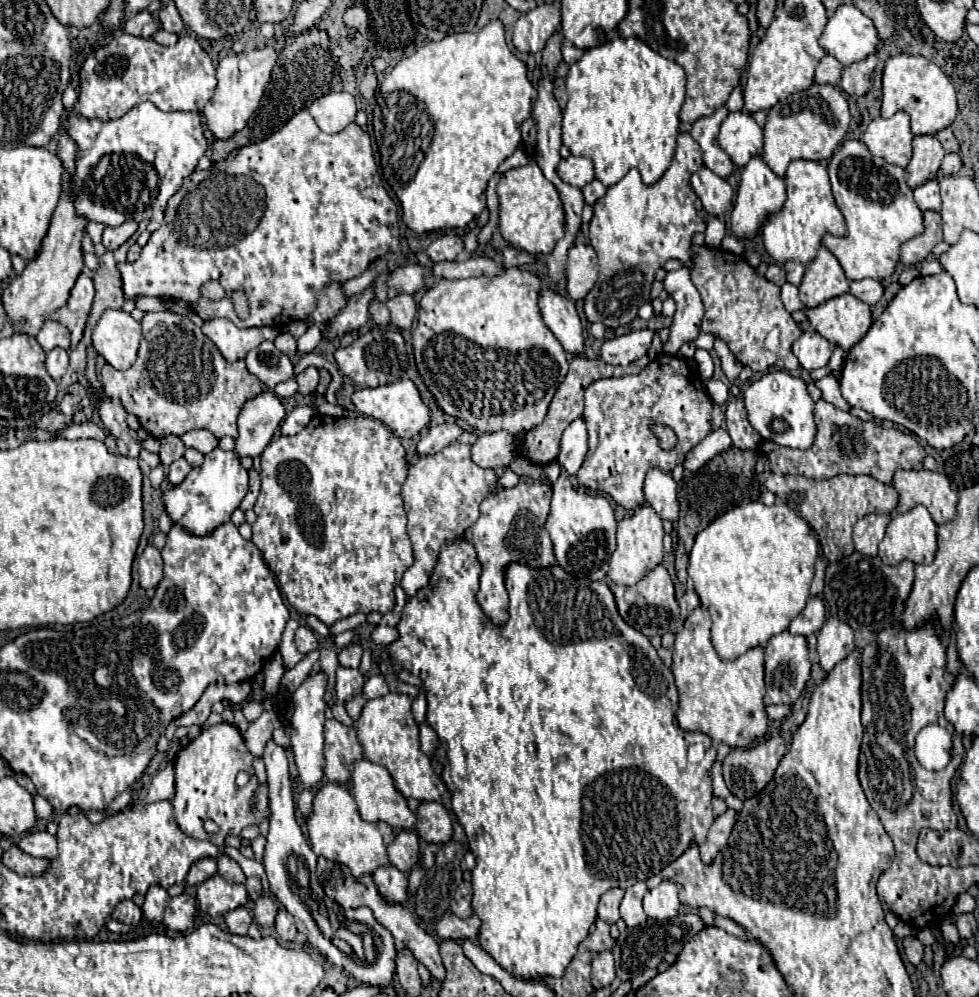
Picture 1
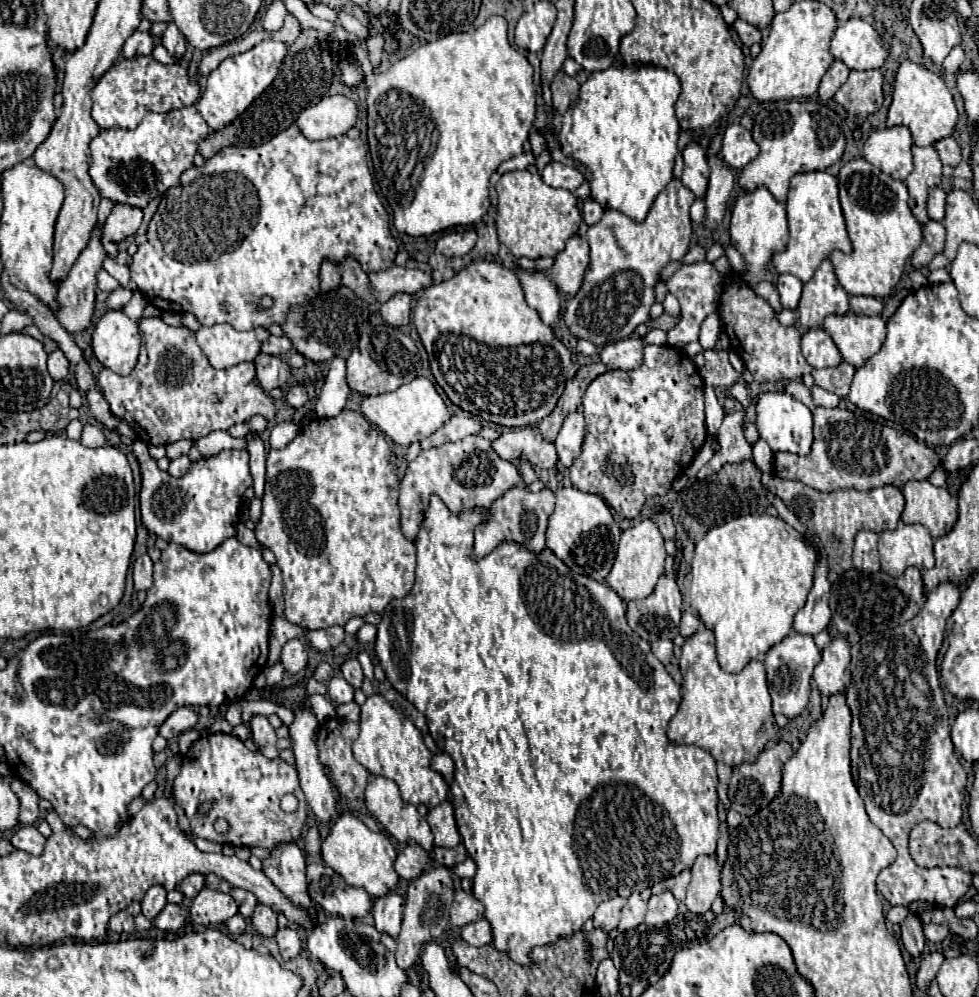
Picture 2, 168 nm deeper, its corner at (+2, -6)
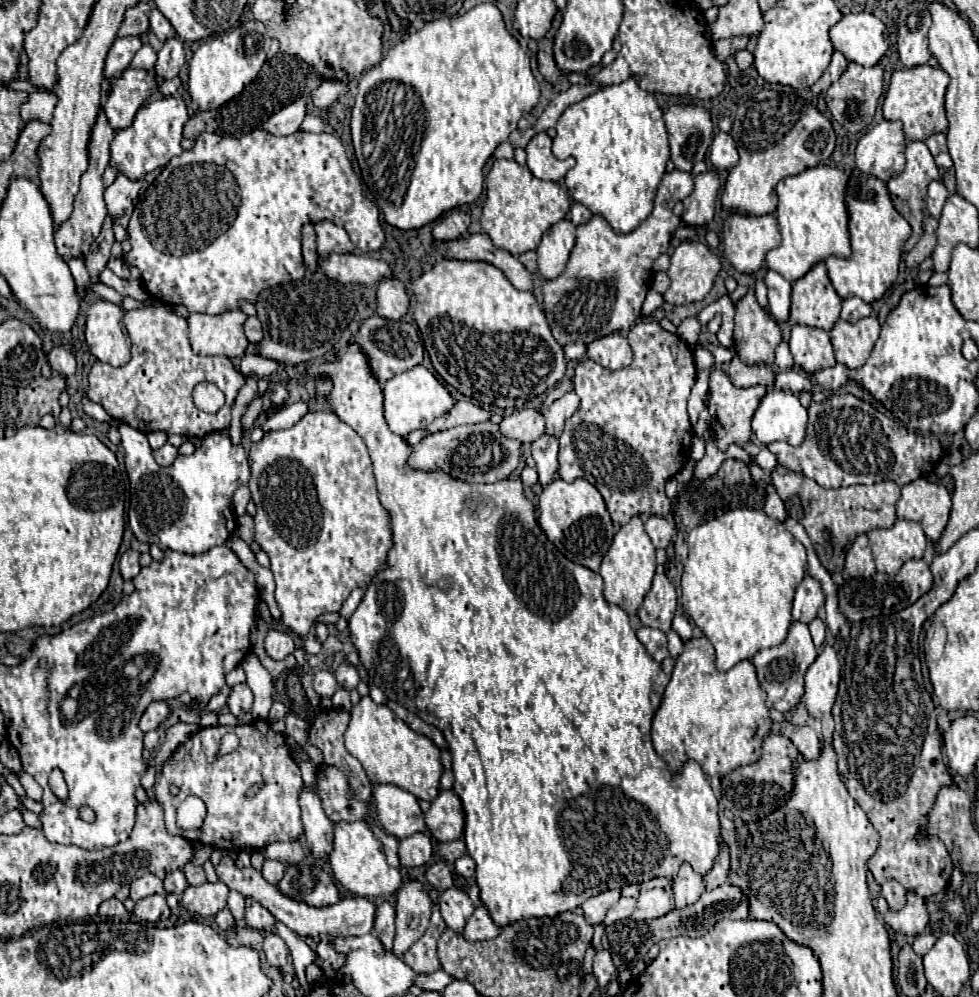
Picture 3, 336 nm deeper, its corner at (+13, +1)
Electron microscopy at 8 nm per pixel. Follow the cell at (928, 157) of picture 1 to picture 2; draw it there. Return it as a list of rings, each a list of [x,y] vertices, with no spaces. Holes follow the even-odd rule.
[[[913,145],[913,171],[905,179],[905,185],[909,189],[909,207],[919,223],[929,221],[927,217],[927,195],[933,187],[941,183],[941,161],[937,157],[937,151],[933,145],[919,147]]]

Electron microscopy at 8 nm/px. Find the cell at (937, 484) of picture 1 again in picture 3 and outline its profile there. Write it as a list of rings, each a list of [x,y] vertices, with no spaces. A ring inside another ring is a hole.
[[[918,478],[906,486],[902,486],[902,496],[896,504],[898,518],[918,522],[934,544],[940,540],[952,507],[951,495],[940,484],[928,482],[926,478]]]

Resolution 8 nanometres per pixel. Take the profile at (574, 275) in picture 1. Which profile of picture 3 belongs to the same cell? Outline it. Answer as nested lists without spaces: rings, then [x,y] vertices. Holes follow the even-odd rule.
[[[564,218],[564,220],[566,222],[556,222],[554,226],[550,226],[544,232],[540,246],[536,248],[538,272],[546,280],[554,280],[564,272],[568,256],[576,242],[576,226],[572,222],[568,222],[568,218]]]

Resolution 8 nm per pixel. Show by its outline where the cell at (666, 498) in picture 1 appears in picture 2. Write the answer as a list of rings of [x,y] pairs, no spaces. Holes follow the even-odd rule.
[[[661,507],[661,509],[657,511],[655,523],[657,523],[657,527],[659,527],[659,531],[661,531],[661,535],[663,535],[665,539],[673,539],[673,537],[675,537],[675,523],[673,523],[673,517],[671,517],[671,513],[669,513],[667,509]]]

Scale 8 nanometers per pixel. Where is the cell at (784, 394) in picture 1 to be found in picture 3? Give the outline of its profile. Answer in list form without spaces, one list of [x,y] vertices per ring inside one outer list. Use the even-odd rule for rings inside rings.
[[[776,388],[768,390],[752,418],[752,430],[766,446],[776,440],[800,446],[806,436],[806,424],[808,412],[800,404],[798,396]]]

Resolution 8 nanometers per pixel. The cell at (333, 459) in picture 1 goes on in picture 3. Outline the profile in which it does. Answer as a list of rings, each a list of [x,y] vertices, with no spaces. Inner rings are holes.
[[[308,412],[304,418],[300,418],[294,426],[284,428],[284,430],[276,430],[276,432],[266,432],[264,438],[258,444],[250,446],[250,492],[252,492],[252,500],[256,504],[256,526],[254,526],[254,540],[260,544],[260,548],[268,554],[270,558],[270,570],[274,574],[276,580],[276,602],[278,608],[282,612],[282,622],[294,630],[300,636],[306,636],[310,626],[316,622],[316,618],[320,614],[326,612],[338,612],[342,608],[342,602],[350,596],[350,592],[354,588],[366,588],[372,578],[376,576],[376,572],[384,566],[386,568],[386,554],[392,548],[392,530],[390,530],[390,518],[388,512],[384,510],[384,506],[378,500],[378,490],[376,490],[376,480],[372,474],[372,462],[368,456],[368,450],[364,446],[364,440],[356,434],[354,428],[350,428],[348,424],[344,424],[334,412]]]

